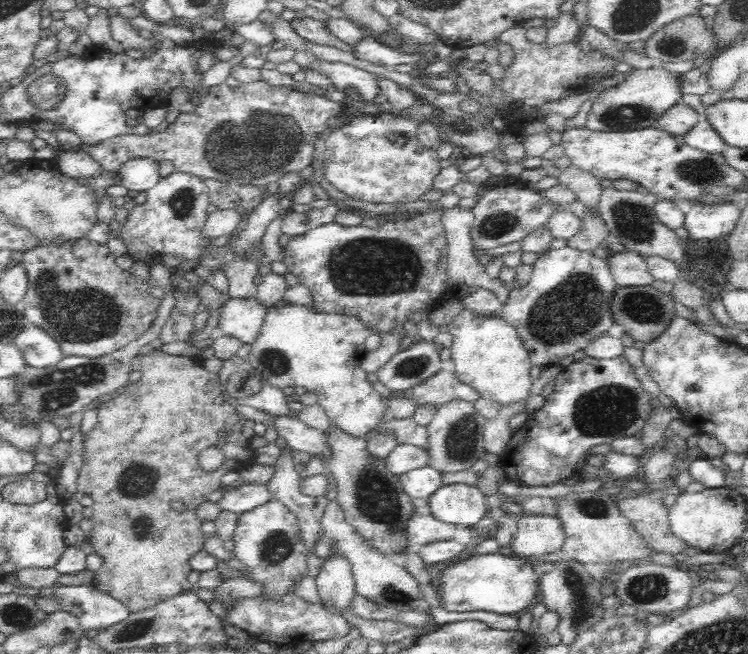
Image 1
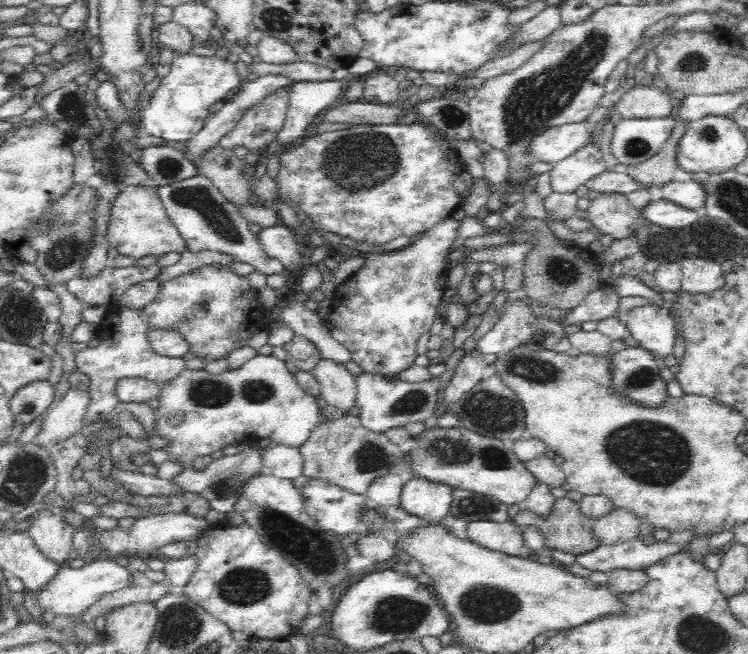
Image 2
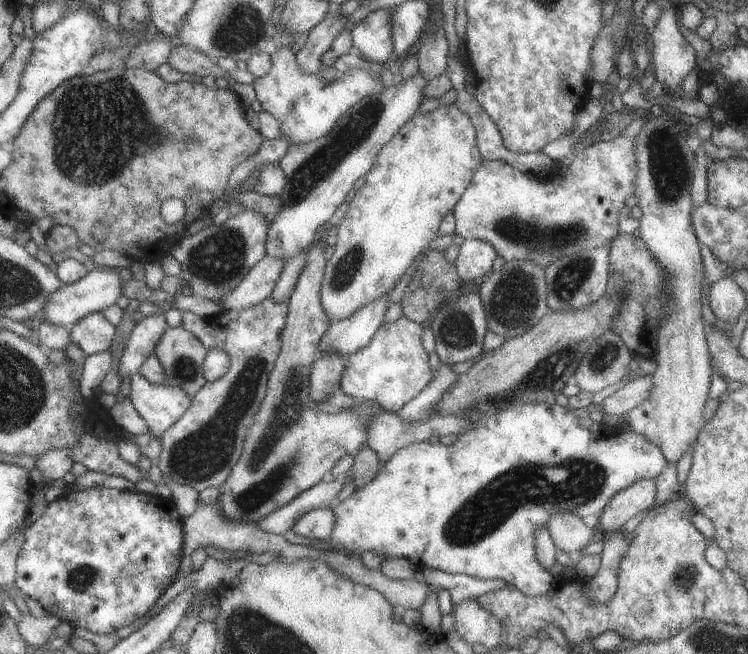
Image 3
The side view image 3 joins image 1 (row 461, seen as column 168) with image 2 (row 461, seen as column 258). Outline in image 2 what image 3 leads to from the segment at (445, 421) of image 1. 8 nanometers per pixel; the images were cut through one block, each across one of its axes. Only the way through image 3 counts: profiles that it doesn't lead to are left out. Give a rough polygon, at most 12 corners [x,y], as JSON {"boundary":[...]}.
{"boundary":[[330,416],[300,446],[304,476],[364,496],[412,480],[408,446],[358,416]]}

